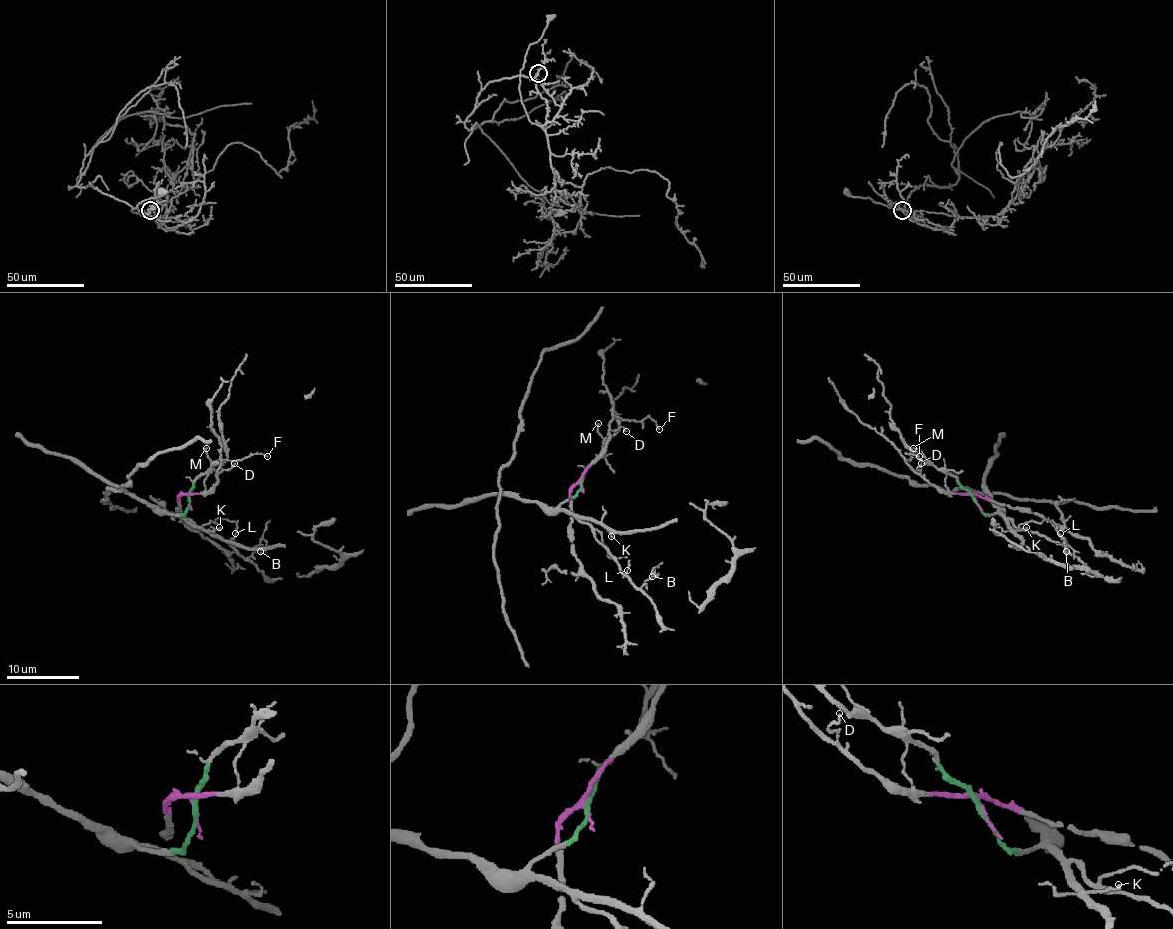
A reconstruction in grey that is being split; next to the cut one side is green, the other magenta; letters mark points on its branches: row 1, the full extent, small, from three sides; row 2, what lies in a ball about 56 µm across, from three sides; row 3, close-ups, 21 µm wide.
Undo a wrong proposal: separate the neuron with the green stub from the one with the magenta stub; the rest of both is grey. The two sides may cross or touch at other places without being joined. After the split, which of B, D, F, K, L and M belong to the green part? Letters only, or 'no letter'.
B, K, L, M

